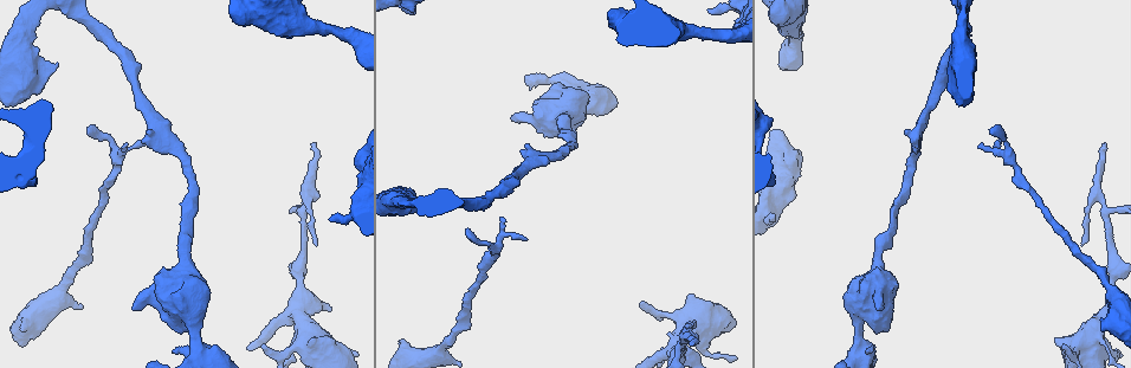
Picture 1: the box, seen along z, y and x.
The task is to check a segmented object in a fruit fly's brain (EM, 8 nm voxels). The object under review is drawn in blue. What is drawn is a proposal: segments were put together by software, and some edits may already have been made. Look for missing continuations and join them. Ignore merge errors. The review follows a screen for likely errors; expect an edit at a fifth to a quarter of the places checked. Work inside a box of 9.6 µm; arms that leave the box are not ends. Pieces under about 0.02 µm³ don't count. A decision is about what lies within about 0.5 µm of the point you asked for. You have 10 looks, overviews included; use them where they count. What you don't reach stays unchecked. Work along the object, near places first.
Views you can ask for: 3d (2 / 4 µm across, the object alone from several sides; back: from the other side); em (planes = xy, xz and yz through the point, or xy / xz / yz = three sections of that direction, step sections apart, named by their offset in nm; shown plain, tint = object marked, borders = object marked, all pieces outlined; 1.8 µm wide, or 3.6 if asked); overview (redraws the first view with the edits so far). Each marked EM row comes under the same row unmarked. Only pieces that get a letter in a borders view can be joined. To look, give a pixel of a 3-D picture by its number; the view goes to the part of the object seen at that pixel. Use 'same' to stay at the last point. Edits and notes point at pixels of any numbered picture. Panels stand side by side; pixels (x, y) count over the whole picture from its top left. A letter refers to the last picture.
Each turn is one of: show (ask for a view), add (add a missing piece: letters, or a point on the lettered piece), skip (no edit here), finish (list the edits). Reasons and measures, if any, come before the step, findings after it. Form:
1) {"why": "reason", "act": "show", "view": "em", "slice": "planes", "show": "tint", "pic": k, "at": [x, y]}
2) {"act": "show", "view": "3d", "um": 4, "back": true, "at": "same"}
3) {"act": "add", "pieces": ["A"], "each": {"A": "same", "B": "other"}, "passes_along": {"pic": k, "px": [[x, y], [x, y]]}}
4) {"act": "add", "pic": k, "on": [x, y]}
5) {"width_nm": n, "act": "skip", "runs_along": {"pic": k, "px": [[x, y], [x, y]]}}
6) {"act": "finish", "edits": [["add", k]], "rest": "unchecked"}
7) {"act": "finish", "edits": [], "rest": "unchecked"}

{"why": "an open end", "act": "show", "view": "3d", "um": 2, "pic": 1, "at": [133, 309]}

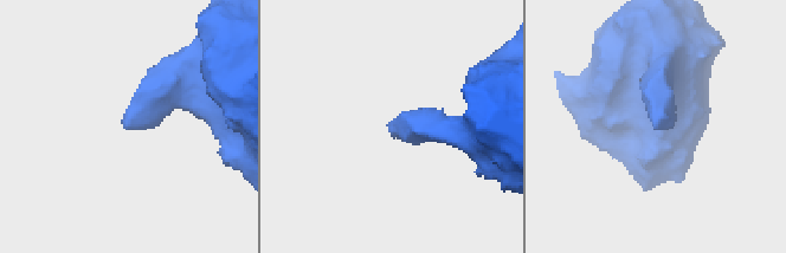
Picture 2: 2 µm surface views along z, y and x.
{"act": "show", "view": "em", "slice": "xz", "step": 4, "show": "borders", "pic": 2, "at": [653, 129]}

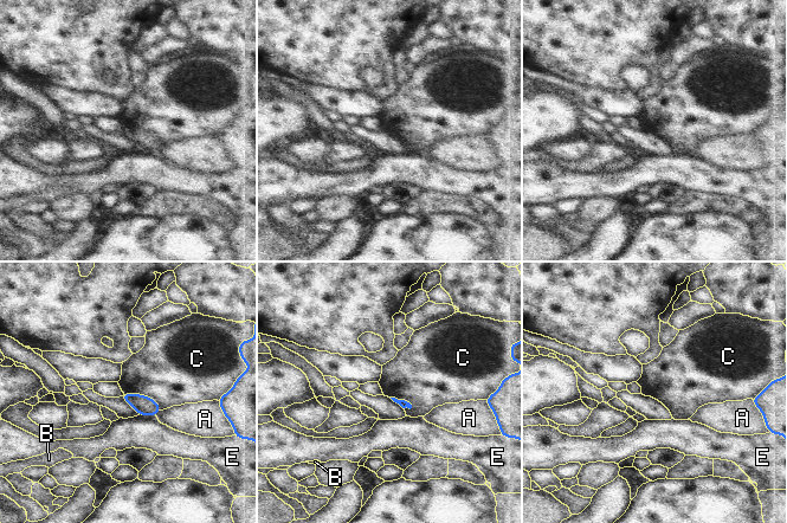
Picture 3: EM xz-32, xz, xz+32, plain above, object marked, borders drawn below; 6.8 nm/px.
{"longest_contact_nm": ["C", 300], "act": "skip", "each": {"A": "other", "B": "other", "C": "other", "E": "other"}, "border": {"pic": 3, "px": [[123, 392], [150, 396], [161, 409]]}, "found": "none of them fits"}

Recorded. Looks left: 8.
{"why": "free end", "act": "show", "view": "em", "slice": "planes", "show": "tint", "pic": 1, "at": [467, 229]}

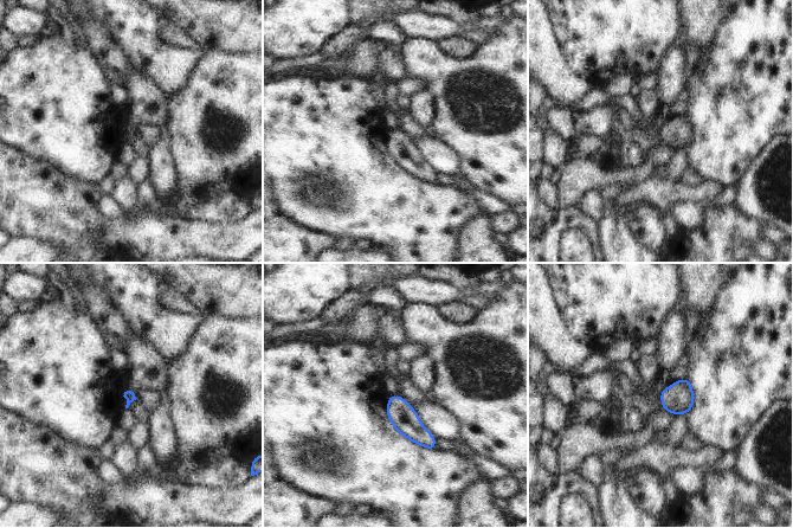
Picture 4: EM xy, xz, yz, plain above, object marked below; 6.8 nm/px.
{"why": "what lies round it", "act": "show", "view": "em", "slice": "planes", "show": "borders", "at": "same"}

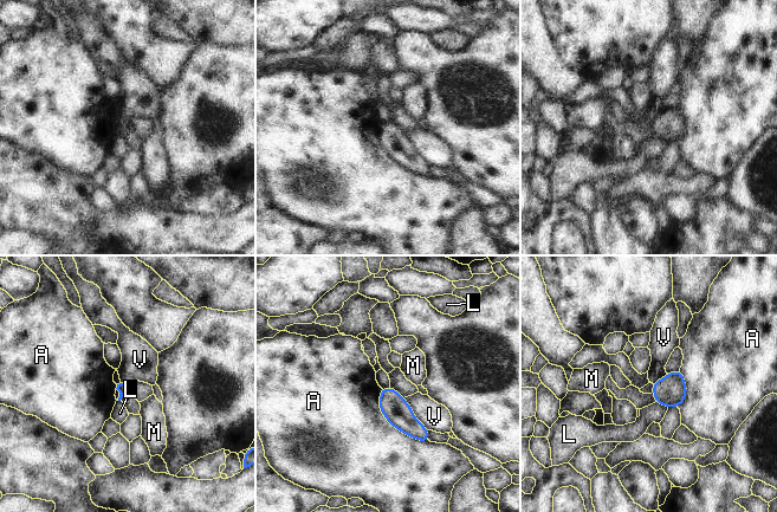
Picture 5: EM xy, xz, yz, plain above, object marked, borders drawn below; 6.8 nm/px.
{"longest_contact_nm": ["A", 500], "act": "skip", "each": {"A": "other", "L": "other", "M": "other", "V": "other"}, "found": "no lettered piece goes on from it"}

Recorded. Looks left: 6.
{"why": "branch stops here", "act": "show", "view": "3d", "um": 4, "pic": 1, "at": [694, 320]}

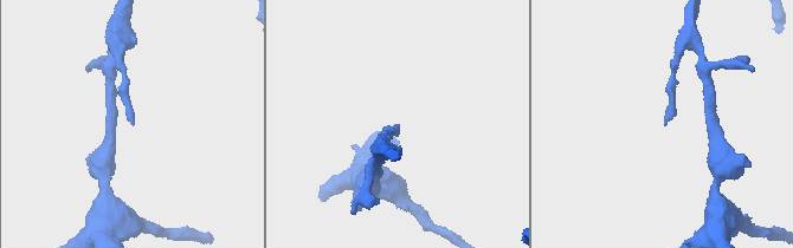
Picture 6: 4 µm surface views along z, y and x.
{"why": "now the EM", "act": "show", "view": "em", "slice": "planes", "show": "borders", "pic": 6, "at": [133, 124]}

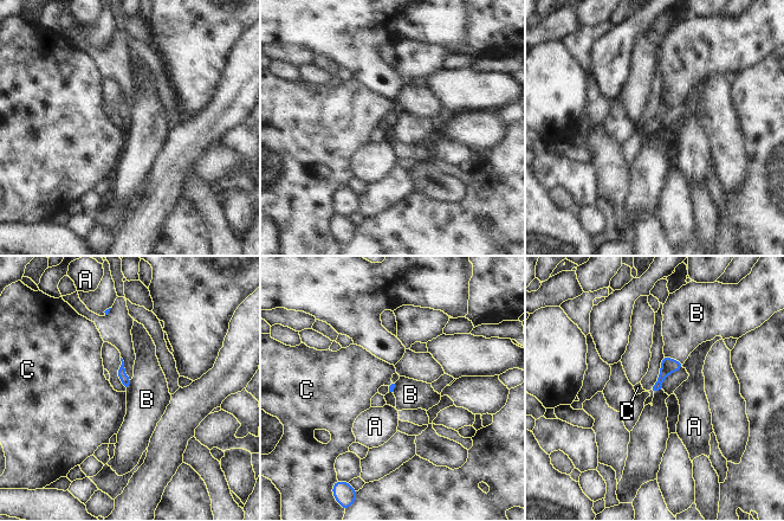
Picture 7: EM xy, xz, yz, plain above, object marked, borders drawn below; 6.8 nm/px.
{"longest_contact_nm": ["B", 150], "act": "skip", "each": {"A": "other", "B": "other", "C": "other"}, "found": "no lettered piece goes on from it"}

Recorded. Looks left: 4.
{"why": "branch stops here", "act": "show", "view": "em", "slice": "planes", "show": "borders", "pic": 1, "at": [770, 220]}

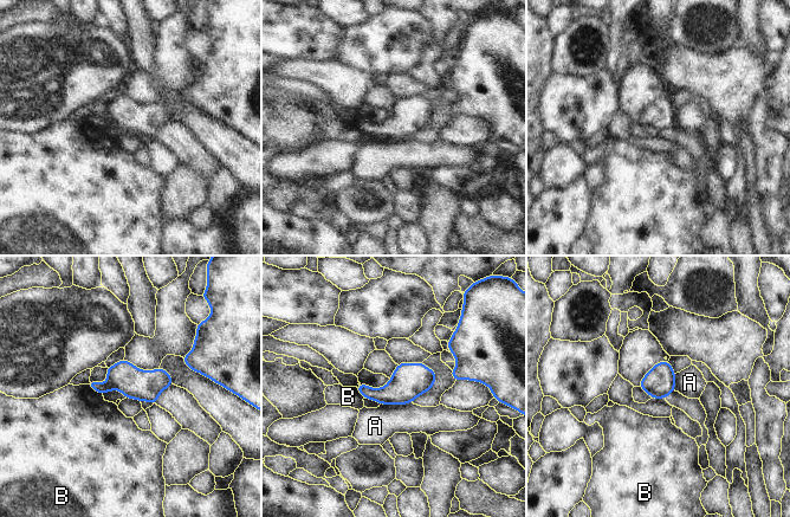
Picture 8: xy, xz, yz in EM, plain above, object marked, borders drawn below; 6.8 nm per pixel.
{"act": "skip", "each": {"A": "other", "B": "other"}, "border": {"pic": 8, "px": [[412, 401], [407, 404], [380, 405]]}, "found": "none of them fits"}

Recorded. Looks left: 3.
{"act": "finish", "edits": [], "rest": "unchecked"}

